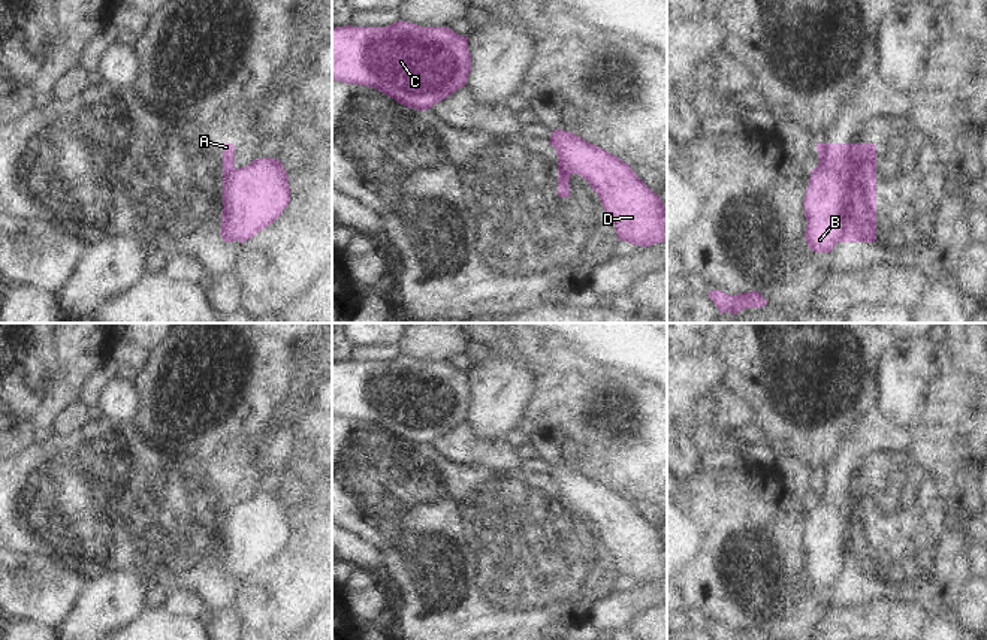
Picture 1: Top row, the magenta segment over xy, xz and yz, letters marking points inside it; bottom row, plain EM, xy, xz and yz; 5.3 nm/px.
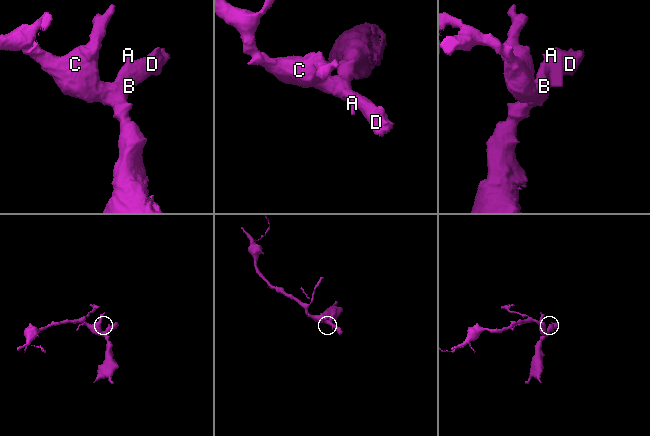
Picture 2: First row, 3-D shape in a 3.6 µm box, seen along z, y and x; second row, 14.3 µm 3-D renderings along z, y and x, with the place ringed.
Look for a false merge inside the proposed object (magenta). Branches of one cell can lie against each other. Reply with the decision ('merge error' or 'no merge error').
merge error

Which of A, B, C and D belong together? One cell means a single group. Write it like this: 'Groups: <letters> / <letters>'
Groups: A / B C D.

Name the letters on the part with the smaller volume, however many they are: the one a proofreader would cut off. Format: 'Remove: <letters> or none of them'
Remove: A

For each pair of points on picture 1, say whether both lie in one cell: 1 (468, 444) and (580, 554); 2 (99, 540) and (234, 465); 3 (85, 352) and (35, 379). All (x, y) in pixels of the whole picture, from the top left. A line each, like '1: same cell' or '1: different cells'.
1: different cells
2: same cell
3: same cell

